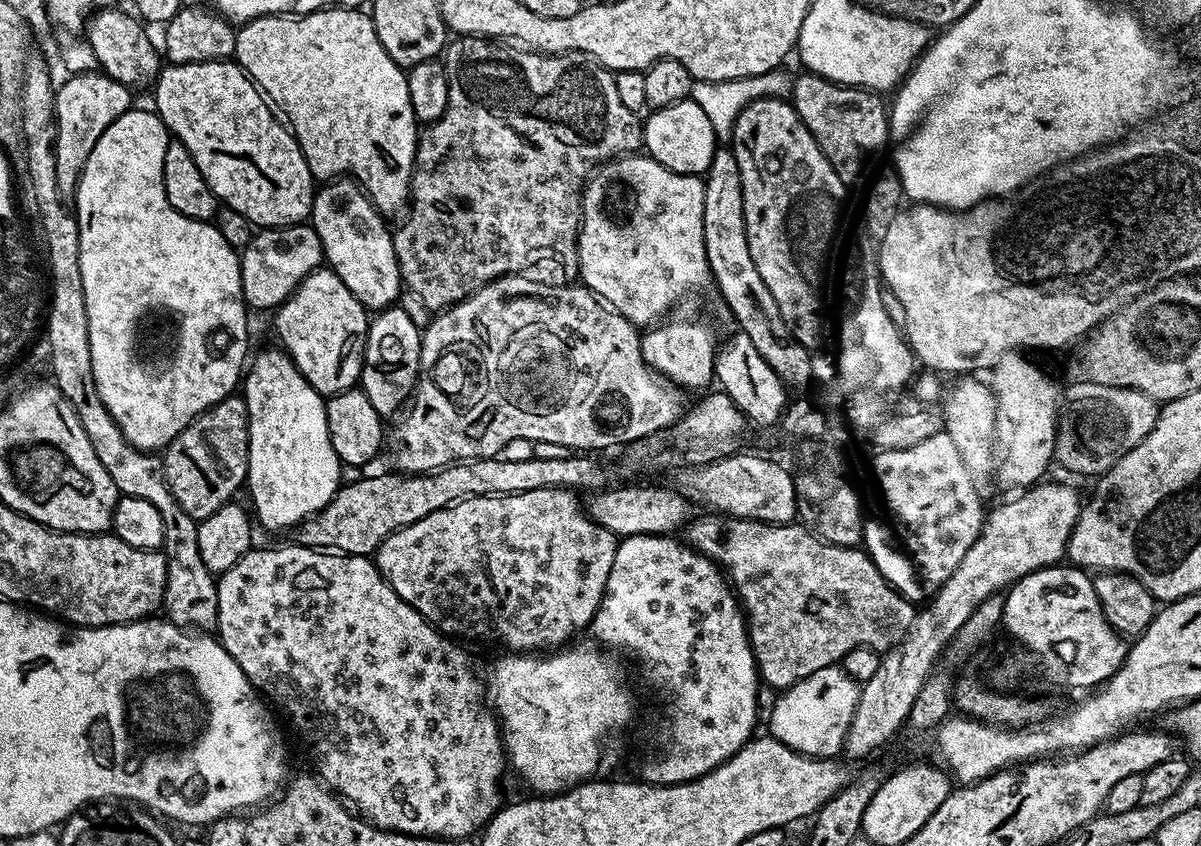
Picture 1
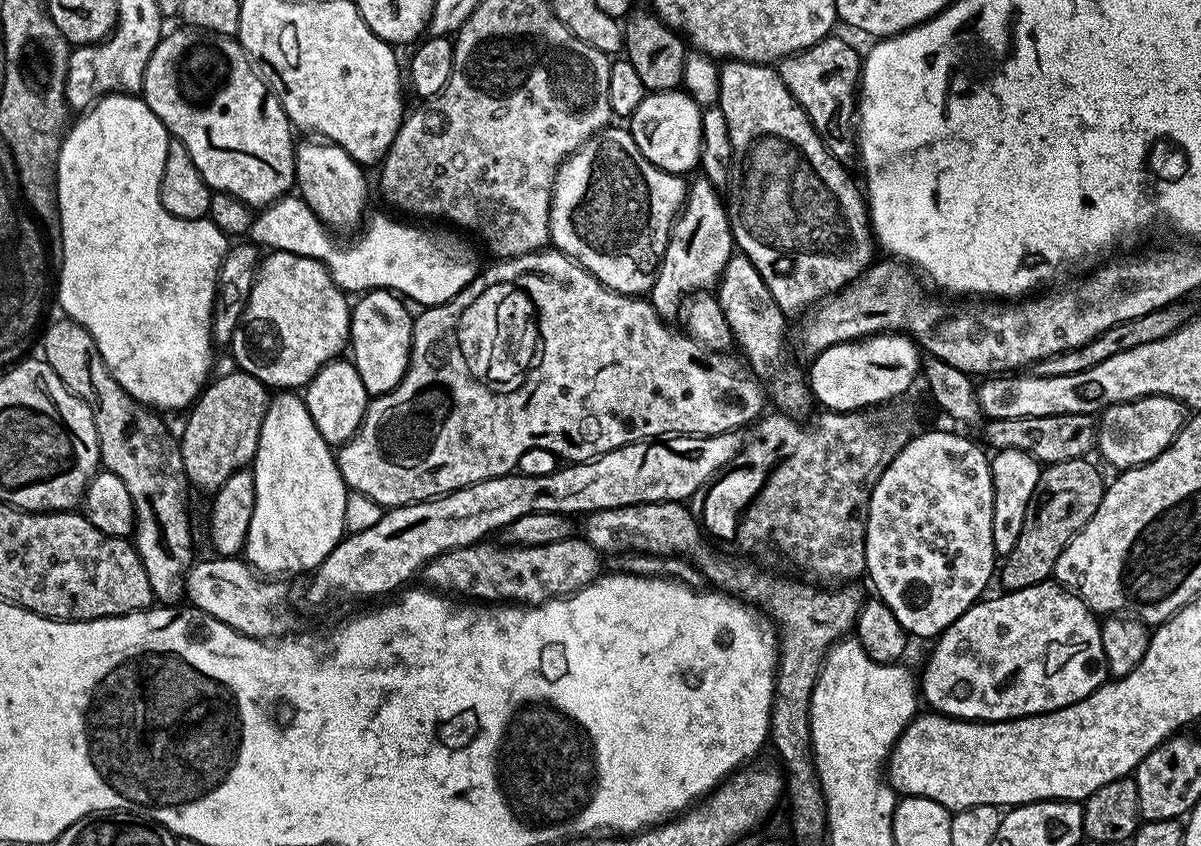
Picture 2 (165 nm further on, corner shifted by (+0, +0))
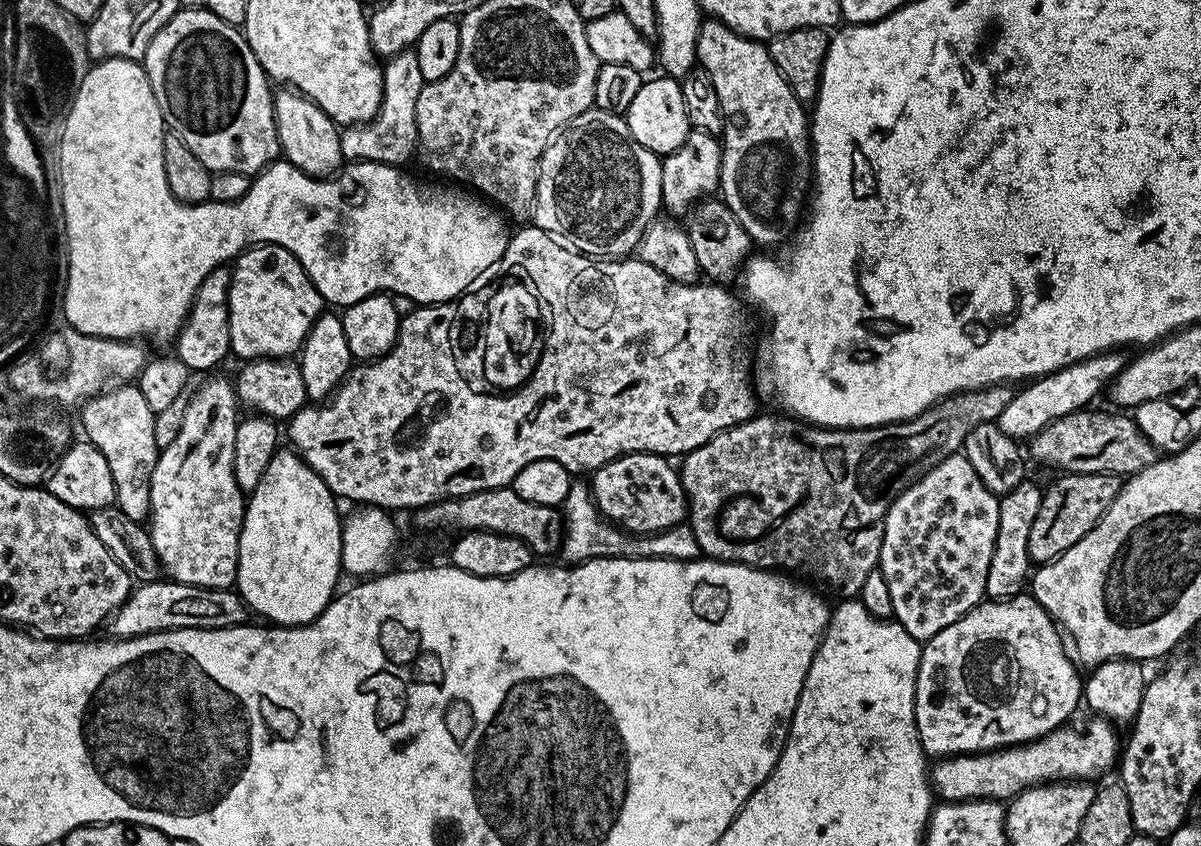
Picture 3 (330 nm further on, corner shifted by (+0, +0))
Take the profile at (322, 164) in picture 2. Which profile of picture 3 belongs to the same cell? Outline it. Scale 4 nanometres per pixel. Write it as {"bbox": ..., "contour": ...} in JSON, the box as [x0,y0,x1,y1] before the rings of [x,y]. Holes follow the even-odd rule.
{"bbox":[275,90,344,178],"contour":[[[295,90],[275,93],[276,129],[283,159],[308,176],[328,178],[340,171],[344,155],[340,145],[341,129],[314,101]]]}

